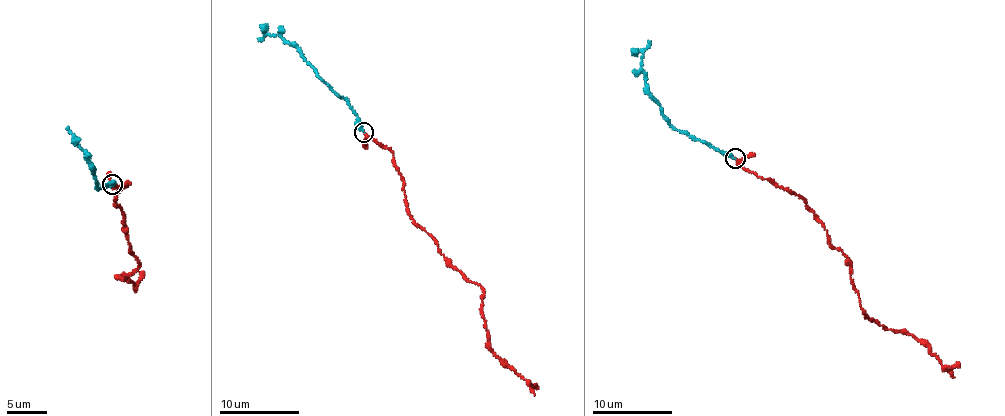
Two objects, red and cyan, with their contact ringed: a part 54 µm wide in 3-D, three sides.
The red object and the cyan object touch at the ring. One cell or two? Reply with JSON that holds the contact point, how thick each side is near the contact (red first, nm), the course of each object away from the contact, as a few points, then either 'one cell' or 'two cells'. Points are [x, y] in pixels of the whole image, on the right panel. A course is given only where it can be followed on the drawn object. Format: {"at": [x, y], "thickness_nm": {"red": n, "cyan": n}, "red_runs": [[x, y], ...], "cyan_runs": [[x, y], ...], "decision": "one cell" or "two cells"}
{"at": [735, 158], "thickness_nm": {"red": 220, "cyan": 320}, "red_runs": [[735, 159], [791, 190], [812, 211], [847, 258], [863, 314], [905, 330], [942, 365], [960, 364]], "cyan_runs": [[735, 159], [702, 140], [680, 132], [669, 123], [649, 91], [641, 68], [643, 54], [650, 41]], "decision": "one cell"}

